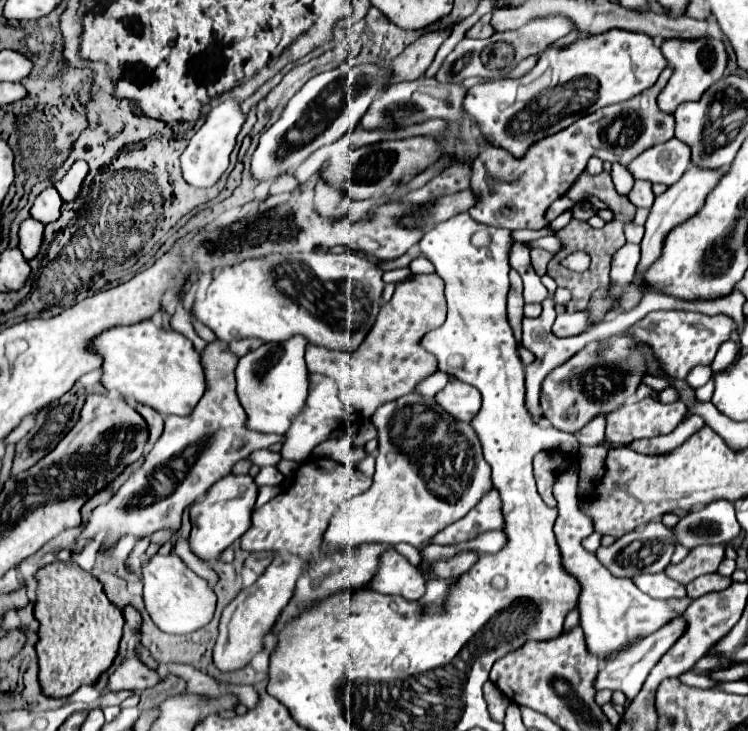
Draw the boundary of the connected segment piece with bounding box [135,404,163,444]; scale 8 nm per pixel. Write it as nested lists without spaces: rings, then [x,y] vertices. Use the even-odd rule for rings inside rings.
[[[135,404],[135,410],[147,420],[149,424],[149,442],[153,444],[161,432],[163,432],[163,418],[159,412],[155,412],[151,406],[145,406],[145,404]]]

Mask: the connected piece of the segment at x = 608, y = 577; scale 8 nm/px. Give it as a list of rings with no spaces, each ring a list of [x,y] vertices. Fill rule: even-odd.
[[[574,458],[568,468],[558,475],[553,493],[557,501],[558,516],[555,522],[555,536],[561,548],[563,564],[567,572],[571,572],[579,584],[581,584],[581,596],[577,610],[581,614],[581,628],[585,632],[587,650],[597,656],[599,660],[607,660],[615,654],[625,652],[629,646],[637,644],[651,632],[659,630],[663,624],[667,624],[671,618],[679,616],[683,608],[691,602],[689,598],[683,600],[655,600],[647,596],[645,592],[639,592],[635,582],[631,578],[615,578],[591,552],[587,552],[581,546],[581,540],[589,536],[591,520],[579,512],[577,506],[577,485],[579,476],[579,463]]]

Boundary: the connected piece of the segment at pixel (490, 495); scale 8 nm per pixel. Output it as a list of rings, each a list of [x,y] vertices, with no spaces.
[[[491,488],[467,516],[463,516],[455,524],[443,528],[441,532],[437,532],[427,544],[449,546],[449,544],[473,540],[479,534],[485,534],[491,530],[501,530],[505,526],[501,506],[503,506],[503,502],[499,500],[497,488]]]

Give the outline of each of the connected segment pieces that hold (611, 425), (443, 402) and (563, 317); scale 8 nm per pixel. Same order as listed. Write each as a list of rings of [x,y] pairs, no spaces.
[[[645,398],[641,402],[635,404],[623,404],[621,408],[617,408],[615,412],[611,412],[607,416],[607,434],[605,438],[613,442],[613,446],[625,446],[631,440],[637,438],[653,438],[653,436],[661,436],[667,432],[673,432],[687,416],[687,406],[683,406],[681,402],[673,402],[673,404],[661,404],[653,398]]]
[[[449,382],[435,394],[435,402],[455,420],[469,422],[479,412],[479,390],[465,382]]]
[[[583,310],[583,312],[575,312],[575,314],[559,314],[553,324],[553,332],[557,336],[575,336],[591,326],[593,324],[591,324],[589,312]]]

